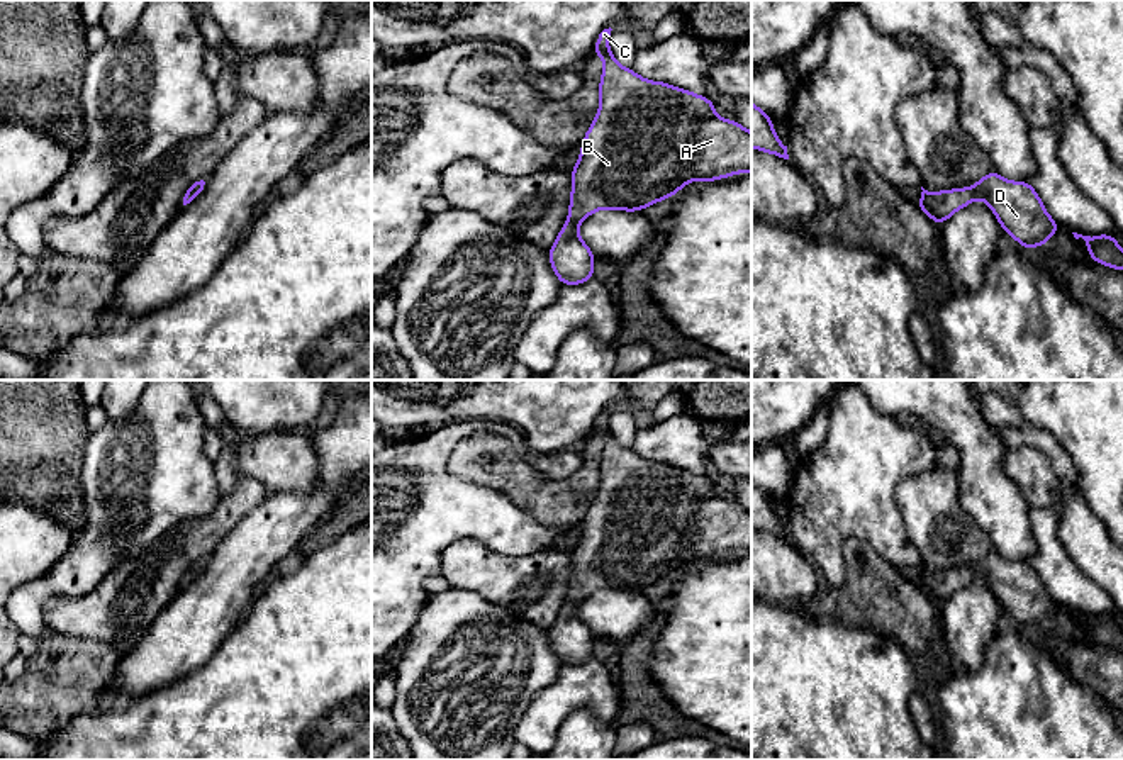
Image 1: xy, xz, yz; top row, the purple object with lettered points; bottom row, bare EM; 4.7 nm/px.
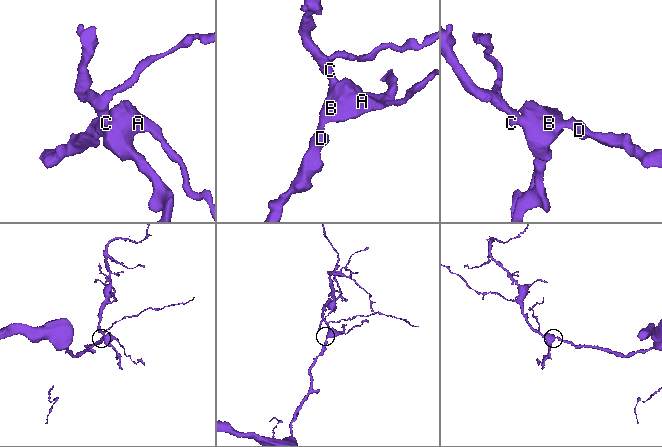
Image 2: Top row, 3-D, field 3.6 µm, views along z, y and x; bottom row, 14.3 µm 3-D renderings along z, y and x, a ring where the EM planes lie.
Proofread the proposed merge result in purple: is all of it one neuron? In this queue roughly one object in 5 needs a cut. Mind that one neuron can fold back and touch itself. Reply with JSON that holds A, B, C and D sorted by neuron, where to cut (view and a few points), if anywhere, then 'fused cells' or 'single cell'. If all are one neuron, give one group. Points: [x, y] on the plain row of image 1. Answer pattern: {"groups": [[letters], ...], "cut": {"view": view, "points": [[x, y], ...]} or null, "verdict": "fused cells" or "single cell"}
{"groups": [["A", "B", "C", "D"]], "cut": null, "verdict": "single cell"}

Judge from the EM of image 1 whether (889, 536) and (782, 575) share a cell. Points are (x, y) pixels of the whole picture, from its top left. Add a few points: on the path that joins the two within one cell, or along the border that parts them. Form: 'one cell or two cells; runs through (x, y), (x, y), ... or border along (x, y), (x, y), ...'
two cells; border along (789, 538), (806, 555)

